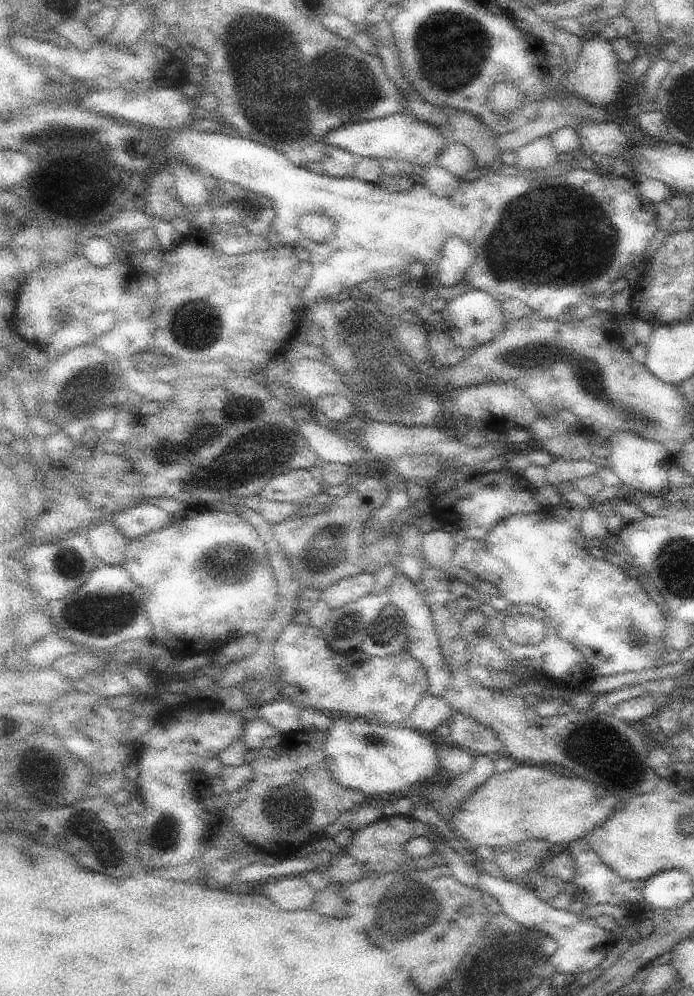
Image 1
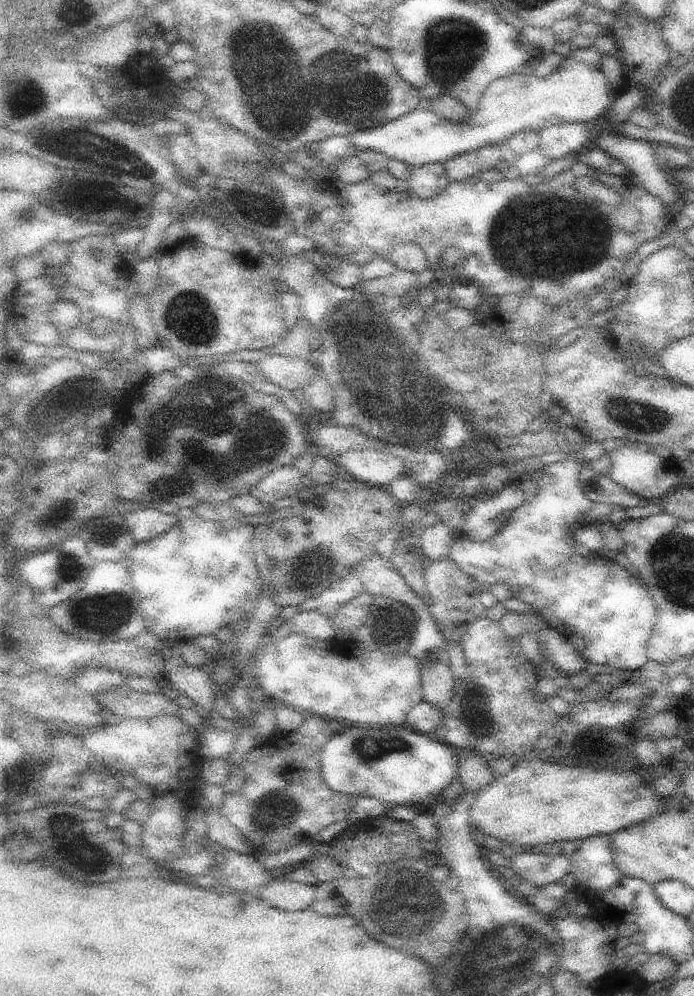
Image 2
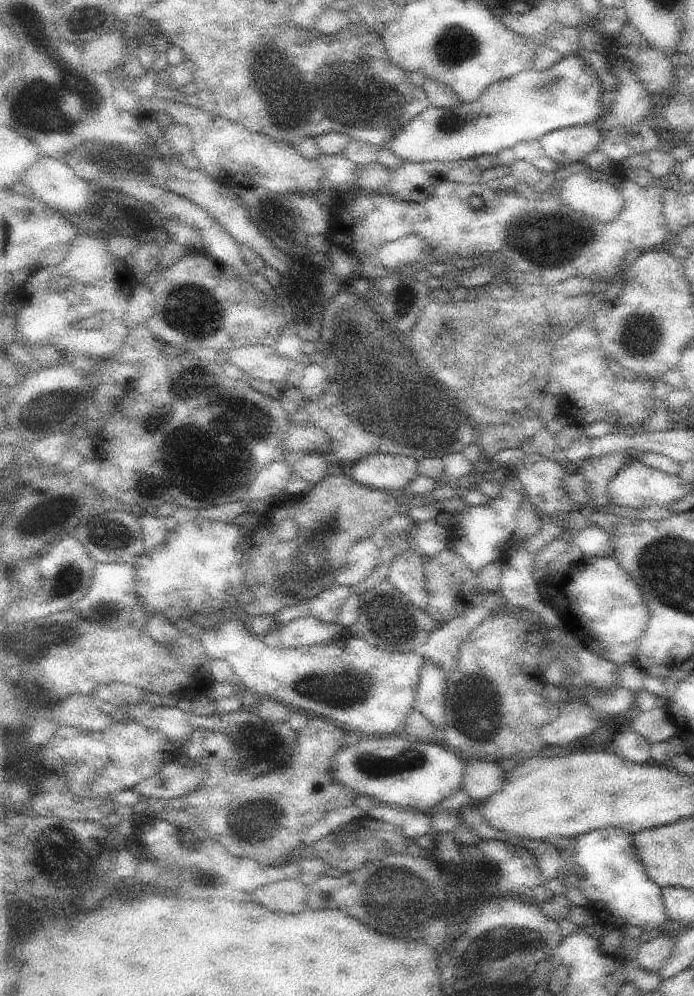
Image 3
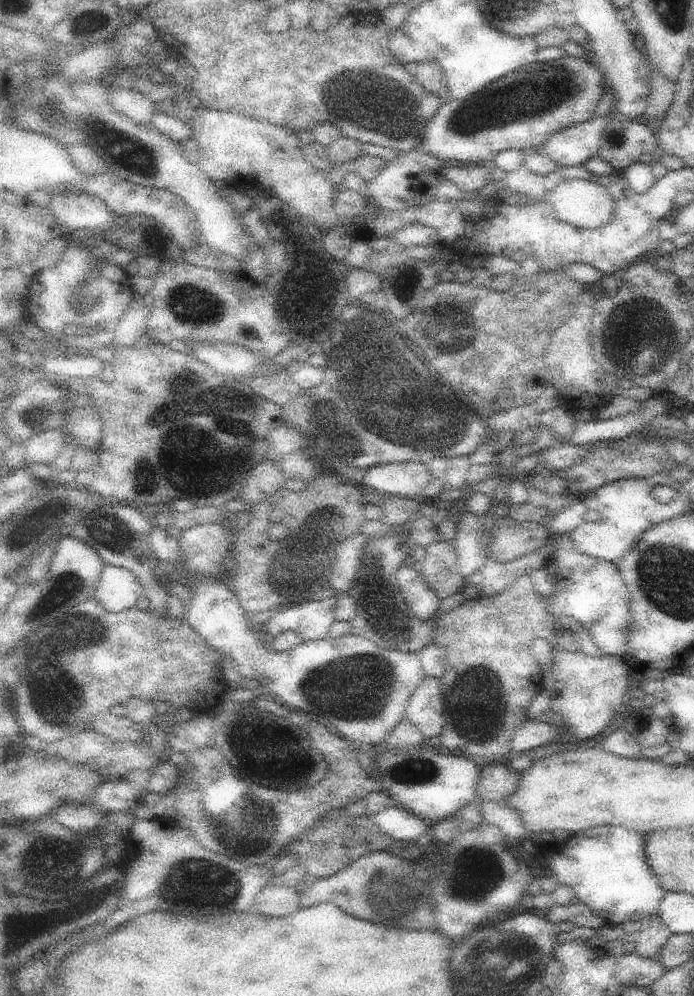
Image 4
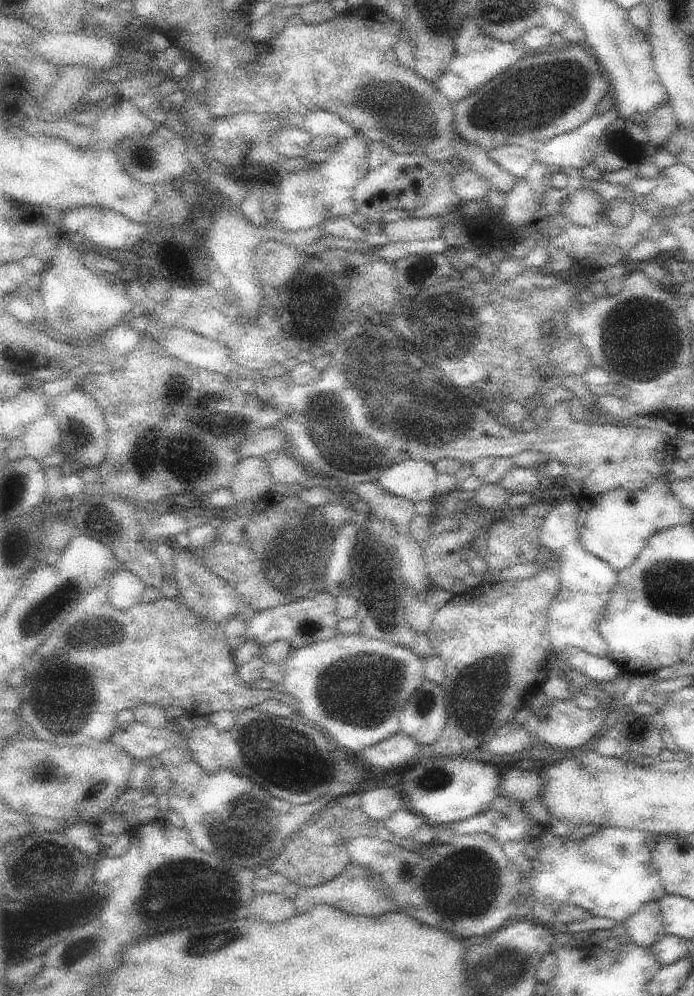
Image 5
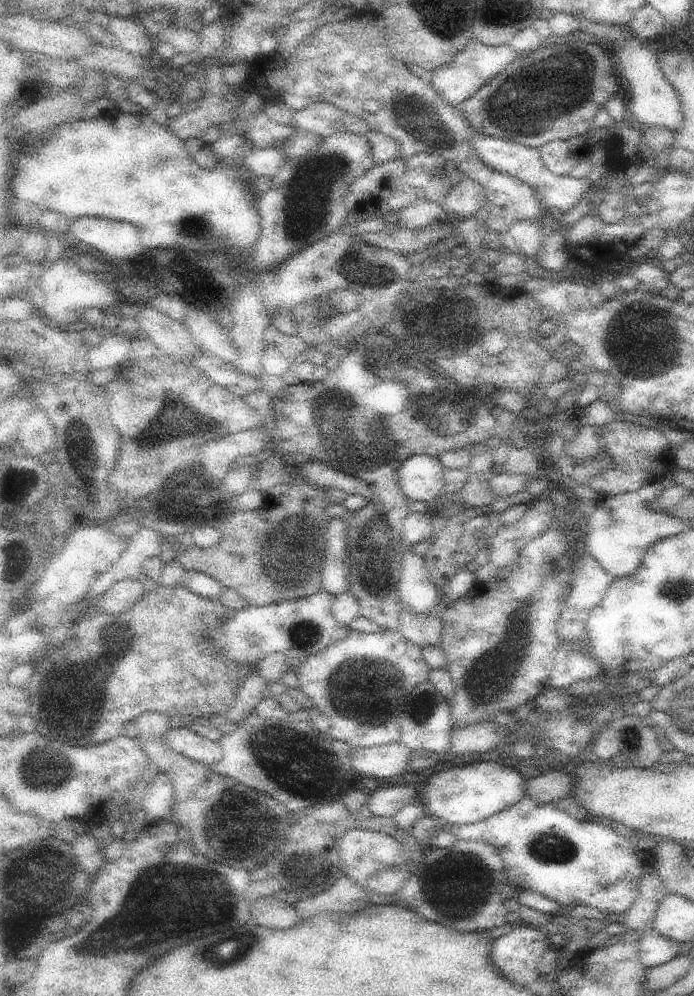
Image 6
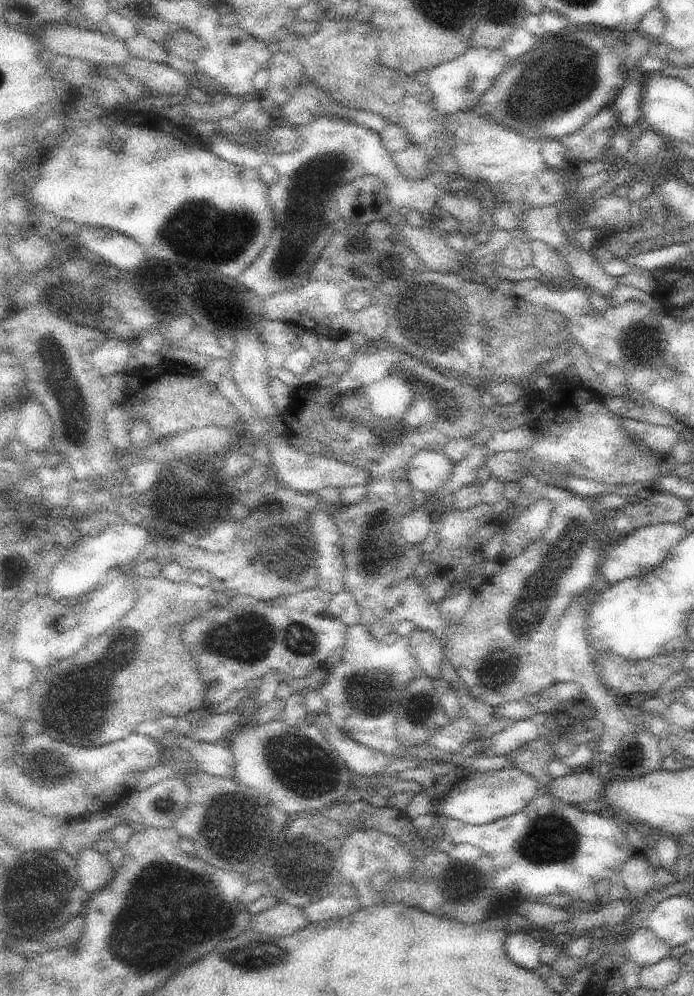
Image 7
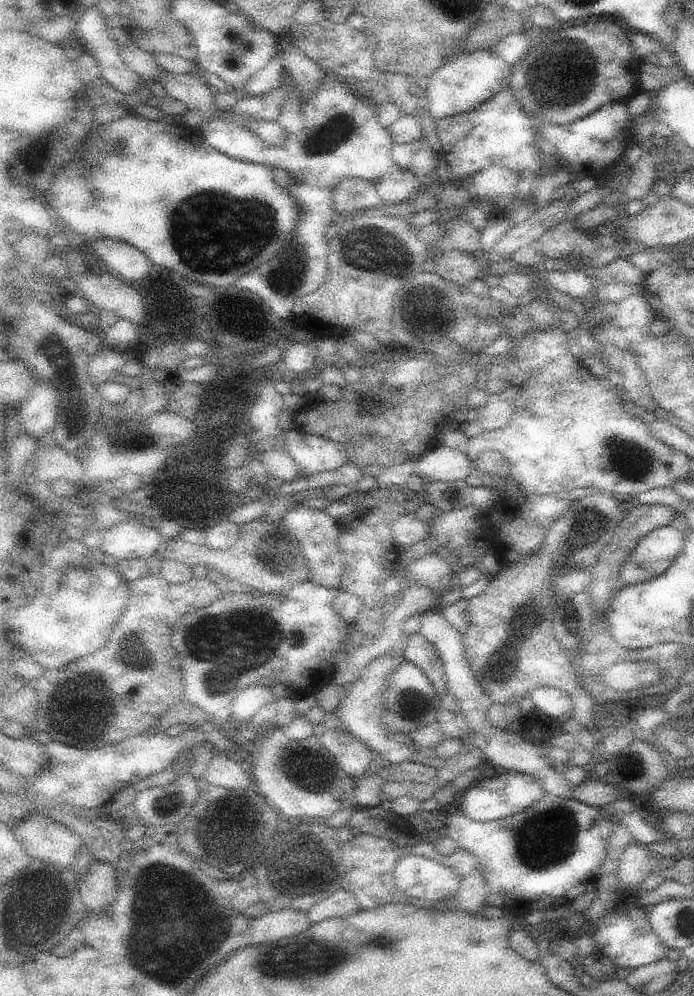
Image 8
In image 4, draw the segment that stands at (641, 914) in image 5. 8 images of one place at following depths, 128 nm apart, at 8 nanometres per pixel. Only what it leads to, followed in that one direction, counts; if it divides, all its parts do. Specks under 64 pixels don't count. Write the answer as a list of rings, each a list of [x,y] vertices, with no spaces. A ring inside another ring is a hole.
[[[658,914],[643,920],[642,924],[644,927],[635,933],[637,953],[651,959],[660,959],[673,932]]]

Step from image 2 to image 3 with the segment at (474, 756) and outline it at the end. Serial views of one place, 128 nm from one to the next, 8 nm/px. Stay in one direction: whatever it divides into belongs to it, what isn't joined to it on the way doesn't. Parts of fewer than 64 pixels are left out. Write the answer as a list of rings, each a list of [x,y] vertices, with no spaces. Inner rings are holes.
[[[469,758],[461,787],[476,805],[481,805],[500,790],[505,778],[506,773],[496,760]]]

